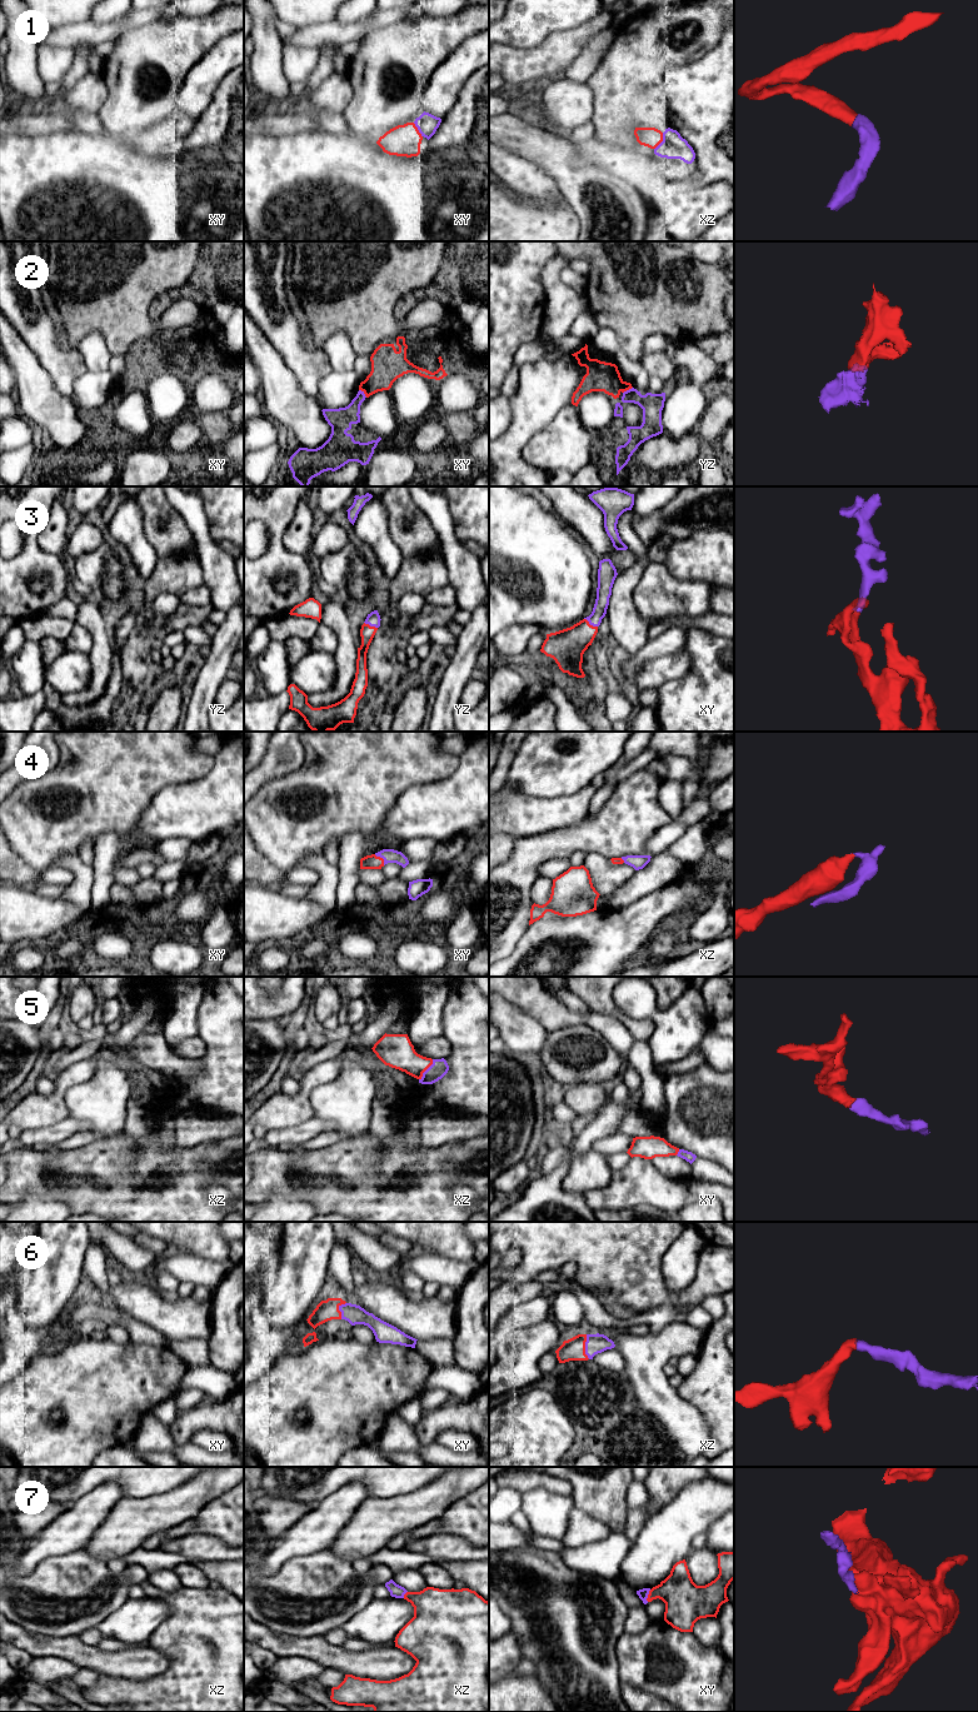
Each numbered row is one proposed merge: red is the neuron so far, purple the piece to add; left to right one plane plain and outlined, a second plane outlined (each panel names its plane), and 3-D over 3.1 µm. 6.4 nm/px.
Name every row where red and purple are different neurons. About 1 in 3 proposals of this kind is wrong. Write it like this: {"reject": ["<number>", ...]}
{"reject": []}

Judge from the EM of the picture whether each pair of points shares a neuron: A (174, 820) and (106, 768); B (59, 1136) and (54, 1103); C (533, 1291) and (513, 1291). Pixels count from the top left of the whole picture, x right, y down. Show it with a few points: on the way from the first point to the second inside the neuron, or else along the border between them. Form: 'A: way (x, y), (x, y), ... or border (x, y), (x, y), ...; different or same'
A: border (175, 787), (166, 785), (155, 794), (136, 829); different
B: border (69, 1116), (48, 1126), (29, 1128); different
C: way (528, 1291), (518, 1291); same

